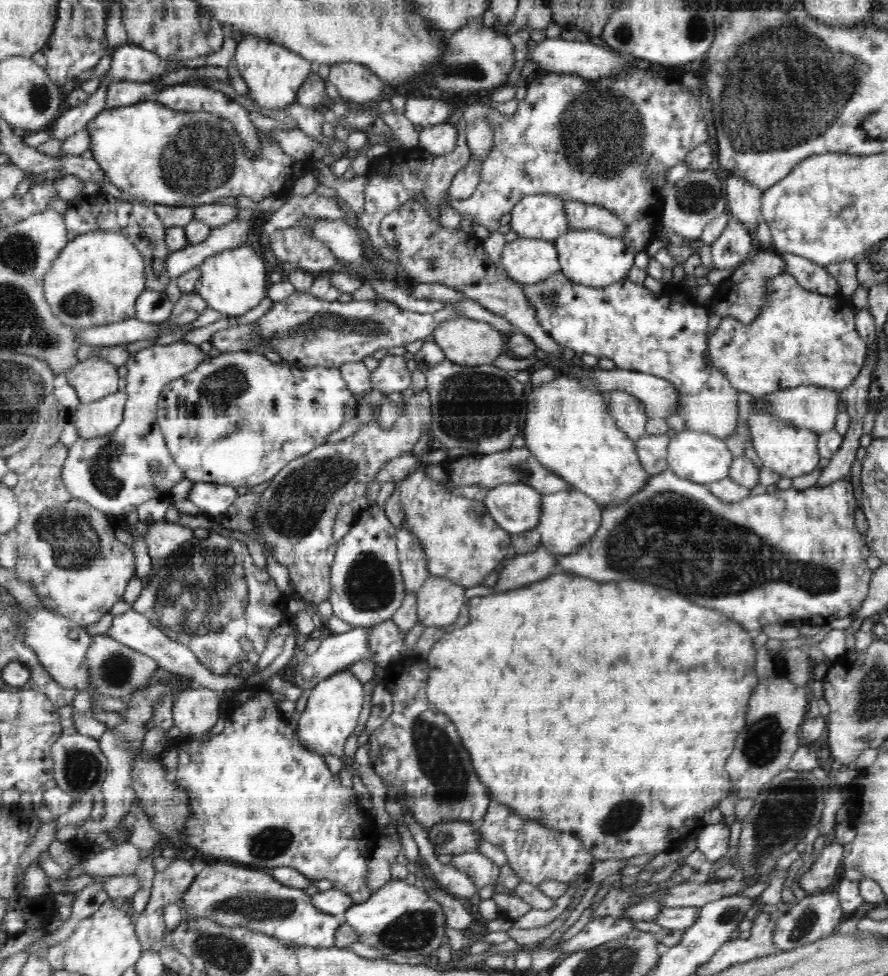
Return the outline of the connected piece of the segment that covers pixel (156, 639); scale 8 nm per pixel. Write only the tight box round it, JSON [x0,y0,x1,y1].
[105,610,244,693]

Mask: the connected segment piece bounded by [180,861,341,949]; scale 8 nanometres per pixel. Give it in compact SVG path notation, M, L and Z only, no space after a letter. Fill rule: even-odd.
M211 861L187 889L180 906L190 919L208 917L222 926L248 928L274 937L284 945L332 948L341 917L318 910L312 902L304 889L281 884L268 870Z

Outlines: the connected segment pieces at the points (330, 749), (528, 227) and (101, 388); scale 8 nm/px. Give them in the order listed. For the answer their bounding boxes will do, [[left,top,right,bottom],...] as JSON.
[[296,670,366,758],[509,194,570,241],[65,357,117,404]]

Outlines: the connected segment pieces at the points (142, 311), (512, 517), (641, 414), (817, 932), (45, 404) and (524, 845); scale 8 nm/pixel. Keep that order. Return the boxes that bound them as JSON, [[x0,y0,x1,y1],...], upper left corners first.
[[135,289,174,323],[486,484,542,534],[608,390,646,441],[772,890,842,951],[6,394,70,475],[480,799,595,885]]

